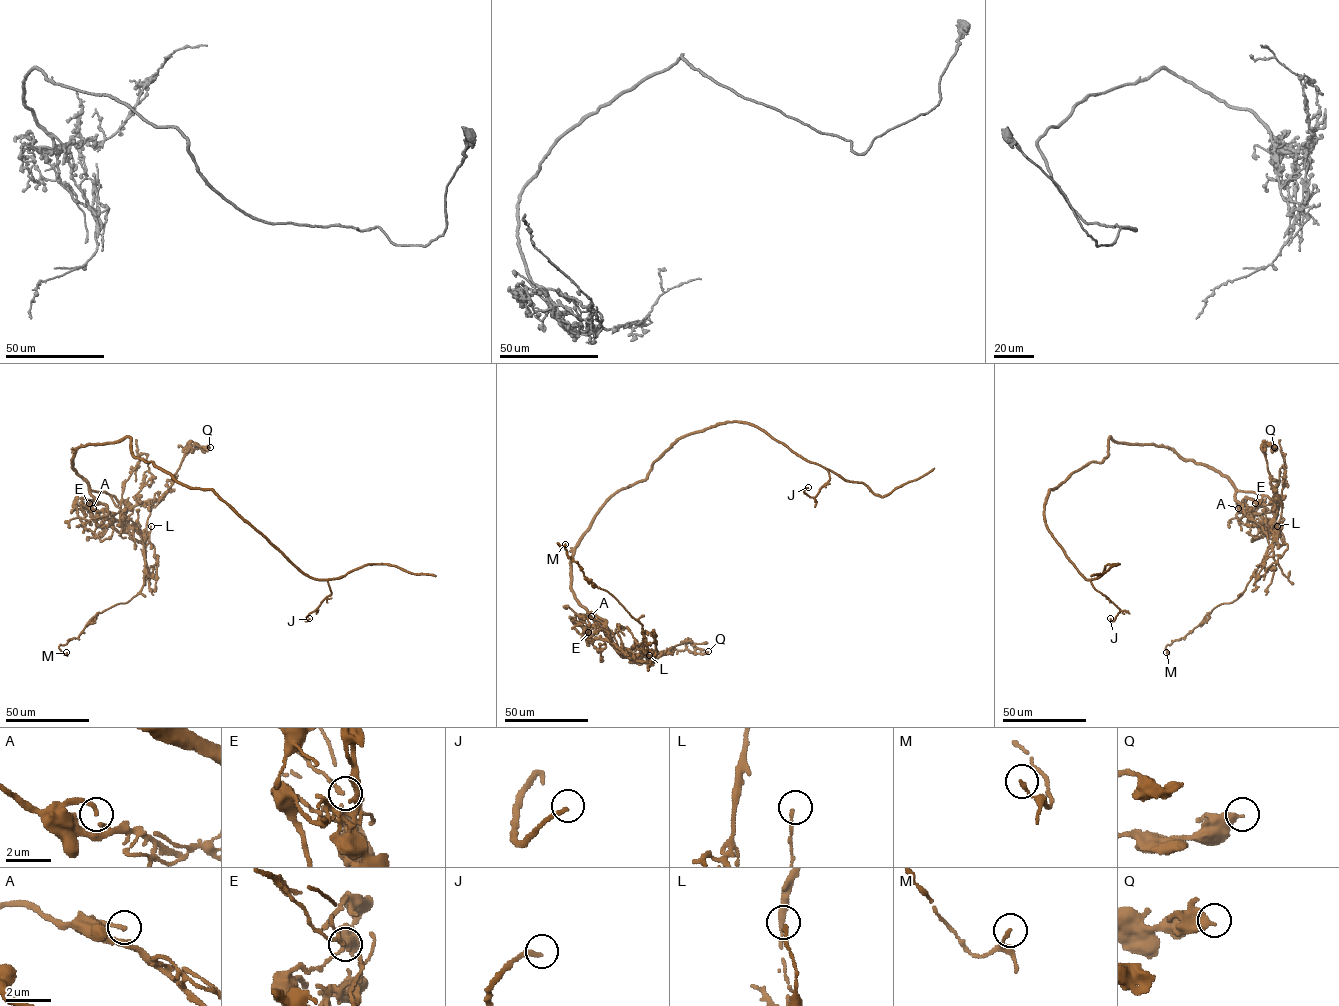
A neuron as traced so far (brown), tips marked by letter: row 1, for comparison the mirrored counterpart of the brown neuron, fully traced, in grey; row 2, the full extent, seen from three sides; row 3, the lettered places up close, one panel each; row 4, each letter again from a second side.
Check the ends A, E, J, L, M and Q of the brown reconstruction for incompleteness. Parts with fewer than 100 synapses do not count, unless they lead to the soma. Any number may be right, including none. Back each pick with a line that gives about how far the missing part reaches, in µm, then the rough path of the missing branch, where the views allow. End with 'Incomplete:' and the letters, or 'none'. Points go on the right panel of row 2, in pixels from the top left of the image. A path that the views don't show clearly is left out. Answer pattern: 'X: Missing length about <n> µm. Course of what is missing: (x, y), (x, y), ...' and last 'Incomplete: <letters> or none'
Incomplete: none

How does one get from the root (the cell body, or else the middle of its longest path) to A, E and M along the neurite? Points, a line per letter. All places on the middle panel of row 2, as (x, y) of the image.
A: (604, 504), (571, 559), (571, 587), (574, 598), (588, 613), (606, 622), (591, 616)
E: (604, 504), (571, 559), (571, 587), (574, 598), (588, 613), (606, 622), (576, 613), (572, 619), (588, 632)
M: (604, 504), (575, 549), (571, 587), (636, 656), (642, 625), (565, 544)

